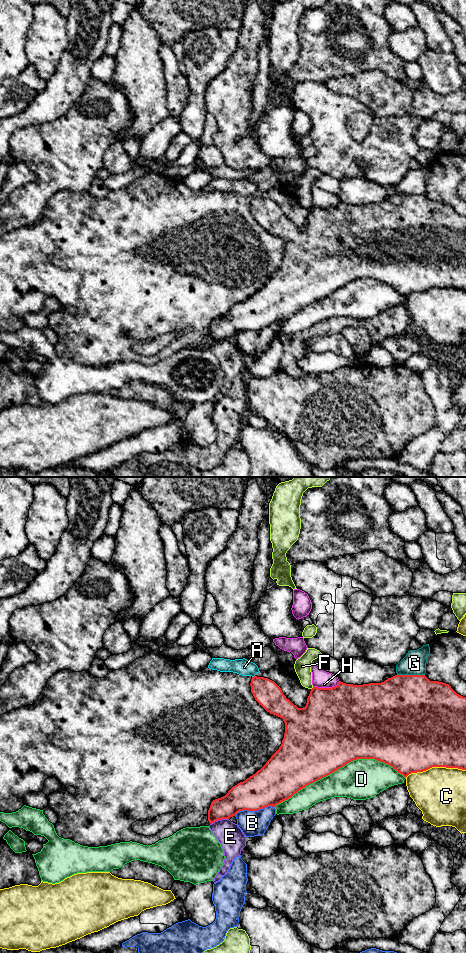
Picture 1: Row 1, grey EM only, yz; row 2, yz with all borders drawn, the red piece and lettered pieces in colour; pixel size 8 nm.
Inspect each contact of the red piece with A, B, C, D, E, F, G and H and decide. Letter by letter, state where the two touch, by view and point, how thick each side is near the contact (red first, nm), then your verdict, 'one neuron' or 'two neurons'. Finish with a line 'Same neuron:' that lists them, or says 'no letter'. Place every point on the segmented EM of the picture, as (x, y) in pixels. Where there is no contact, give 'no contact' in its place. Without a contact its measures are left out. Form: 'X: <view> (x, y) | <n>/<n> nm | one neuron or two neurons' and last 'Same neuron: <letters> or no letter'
A: yz (254, 676) | 220/140 nm | two neurons
B: yz (254, 810) | 320/200 nm | two neurons
C: yz (435, 766) | 500/420 nm | two neurons
D: yz (339, 768) | 500/320 nm | two neurons
E: yz (219, 819) | 220/200 nm | two neurons
F: yz (312, 688) | 420/140 nm | two neurons
G: yz (411, 675) | 500/190 nm | two neurons
H: yz (326, 688) | 500/140 nm | two neurons
Same neuron: no letter

